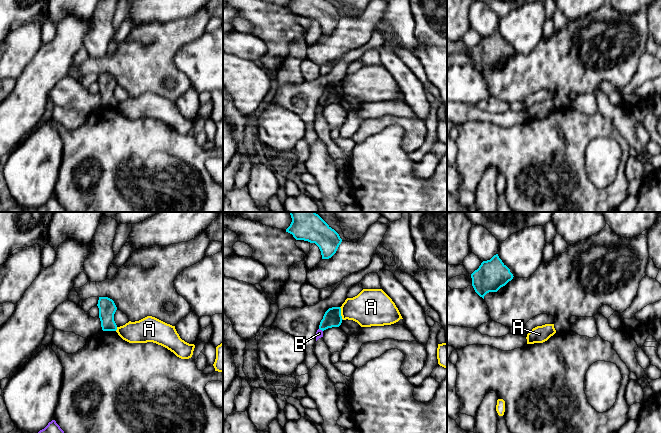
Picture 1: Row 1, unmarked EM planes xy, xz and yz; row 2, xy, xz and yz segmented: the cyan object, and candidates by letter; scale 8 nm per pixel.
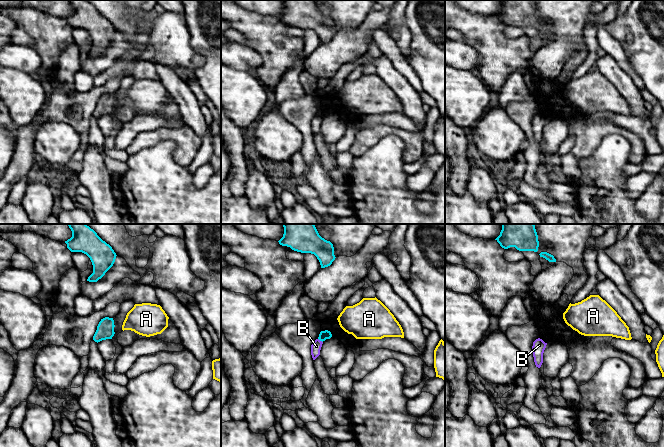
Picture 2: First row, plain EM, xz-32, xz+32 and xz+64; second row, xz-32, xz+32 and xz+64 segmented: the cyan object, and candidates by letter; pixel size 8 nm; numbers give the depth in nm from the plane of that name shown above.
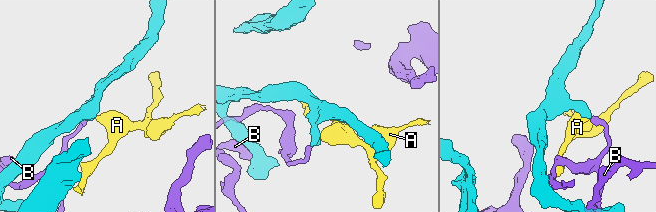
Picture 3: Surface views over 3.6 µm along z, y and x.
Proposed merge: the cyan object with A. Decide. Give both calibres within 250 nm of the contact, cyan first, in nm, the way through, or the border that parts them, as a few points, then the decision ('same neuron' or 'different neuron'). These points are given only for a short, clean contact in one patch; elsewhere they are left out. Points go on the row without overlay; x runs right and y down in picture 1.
140/300 nm | along xz (339, 83), (343, 95) | different neuron

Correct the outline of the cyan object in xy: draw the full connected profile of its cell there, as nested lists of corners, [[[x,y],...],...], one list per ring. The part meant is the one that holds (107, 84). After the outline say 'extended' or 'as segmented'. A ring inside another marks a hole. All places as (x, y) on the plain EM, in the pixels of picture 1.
[[[99,73],[98,80],[99,94],[103,107],[116,107],[117,101],[114,97],[114,90],[117,83],[114,77],[108,73]]]; as segmented

